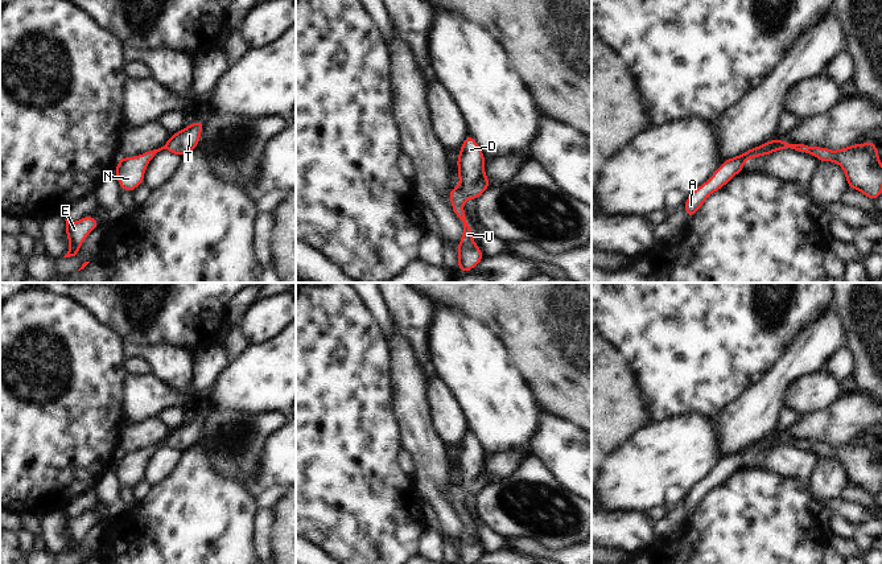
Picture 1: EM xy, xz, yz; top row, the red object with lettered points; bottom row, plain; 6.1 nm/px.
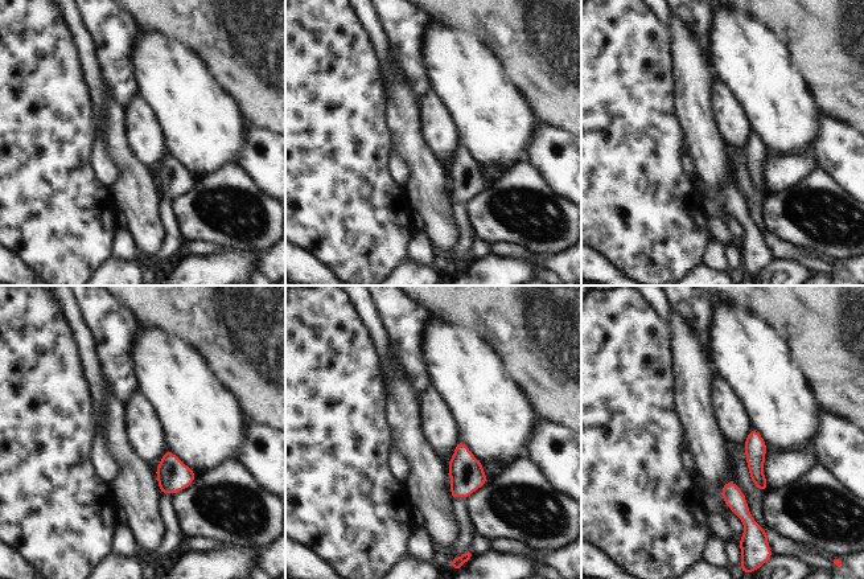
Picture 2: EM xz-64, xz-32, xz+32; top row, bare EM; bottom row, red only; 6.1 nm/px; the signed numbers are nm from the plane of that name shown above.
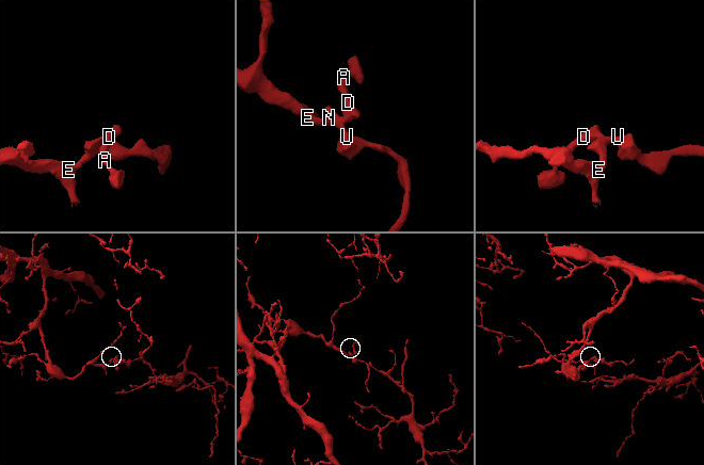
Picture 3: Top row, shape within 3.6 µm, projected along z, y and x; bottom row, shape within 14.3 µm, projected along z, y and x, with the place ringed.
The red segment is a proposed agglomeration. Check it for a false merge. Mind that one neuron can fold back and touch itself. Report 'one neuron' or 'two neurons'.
one neuron

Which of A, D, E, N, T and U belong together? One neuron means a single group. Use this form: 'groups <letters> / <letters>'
groups A D E N T U

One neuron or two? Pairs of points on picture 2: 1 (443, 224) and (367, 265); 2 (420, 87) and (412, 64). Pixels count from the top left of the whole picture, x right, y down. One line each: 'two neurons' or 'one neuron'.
1: two neurons
2: one neuron

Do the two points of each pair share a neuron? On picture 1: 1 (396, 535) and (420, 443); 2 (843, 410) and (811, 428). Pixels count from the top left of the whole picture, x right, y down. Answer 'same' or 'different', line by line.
1: different
2: same

